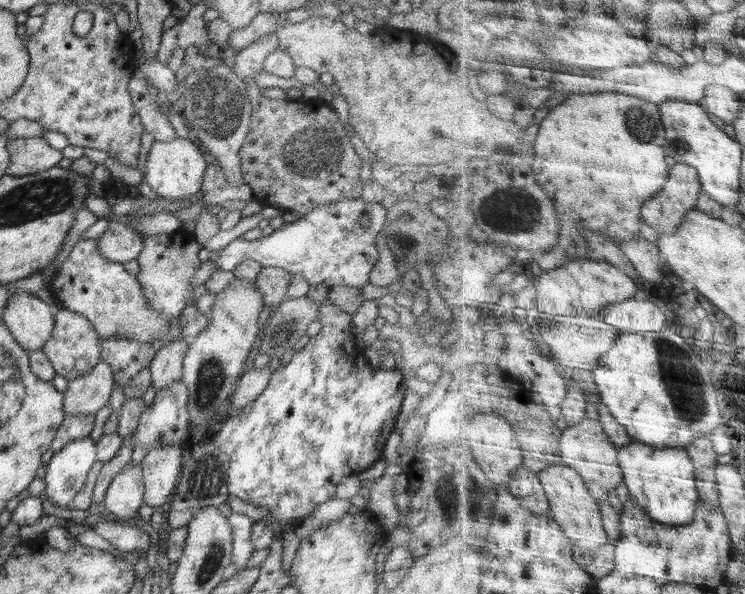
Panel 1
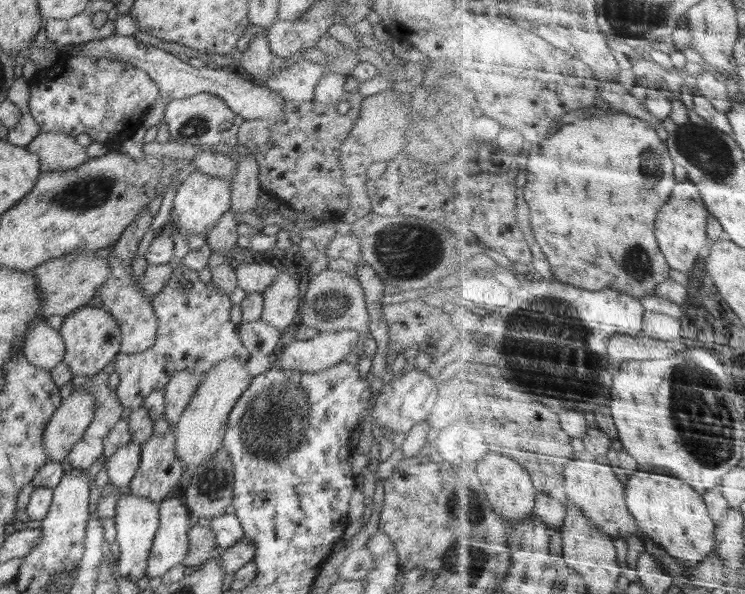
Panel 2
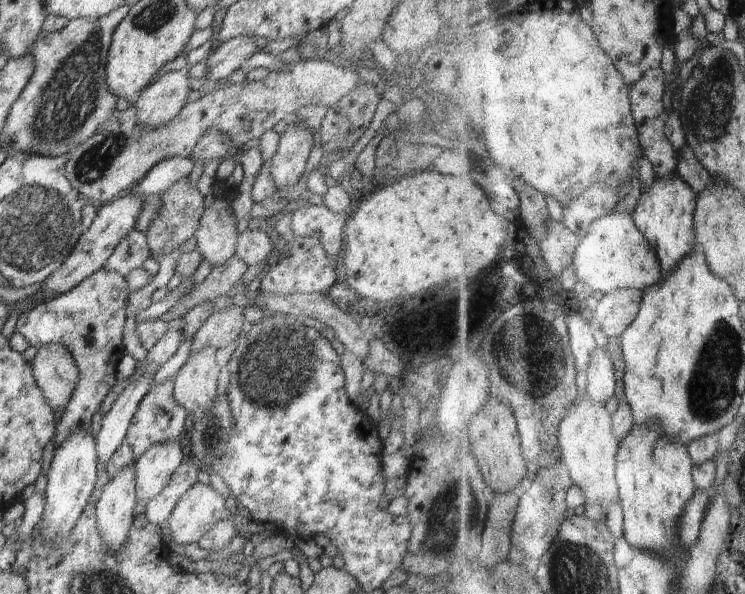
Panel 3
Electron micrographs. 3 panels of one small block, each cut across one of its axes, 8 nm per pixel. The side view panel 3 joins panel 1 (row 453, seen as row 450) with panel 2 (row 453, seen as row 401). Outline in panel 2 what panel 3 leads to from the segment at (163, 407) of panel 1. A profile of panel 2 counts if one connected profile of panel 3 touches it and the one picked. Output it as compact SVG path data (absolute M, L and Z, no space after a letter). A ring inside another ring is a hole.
M153 435L141 444L141 448L141 464L130 482L130 494L158 504L179 485L184 471L176 457L175 436Z

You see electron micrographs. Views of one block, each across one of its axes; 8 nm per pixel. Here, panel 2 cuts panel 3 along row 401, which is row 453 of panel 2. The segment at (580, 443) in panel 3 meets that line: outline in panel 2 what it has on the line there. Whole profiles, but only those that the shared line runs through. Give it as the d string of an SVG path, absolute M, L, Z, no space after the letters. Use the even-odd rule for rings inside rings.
M586 451L567 464L566 474L567 481L564 488L567 498L572 500L576 506L580 506L588 514L588 518L592 518L596 522L596 526L600 530L614 538L621 536L627 538L640 530L641 526L637 522L637 518L629 509L624 484L620 482L618 473L612 468L607 456L593 457Z

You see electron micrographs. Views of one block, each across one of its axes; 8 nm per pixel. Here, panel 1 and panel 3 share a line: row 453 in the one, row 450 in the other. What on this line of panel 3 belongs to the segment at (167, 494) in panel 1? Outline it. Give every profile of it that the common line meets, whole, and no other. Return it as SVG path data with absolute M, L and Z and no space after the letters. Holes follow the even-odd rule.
M178 442L153 445L134 463L137 502L146 506L168 486L176 470L183 464Z

